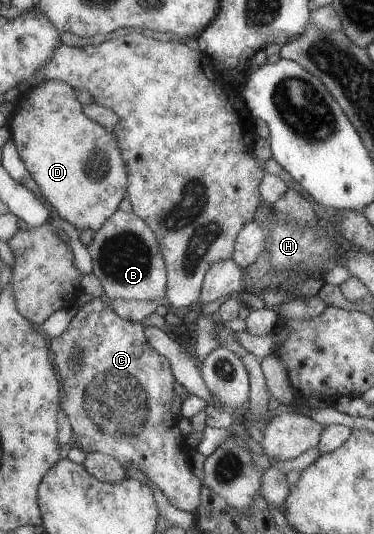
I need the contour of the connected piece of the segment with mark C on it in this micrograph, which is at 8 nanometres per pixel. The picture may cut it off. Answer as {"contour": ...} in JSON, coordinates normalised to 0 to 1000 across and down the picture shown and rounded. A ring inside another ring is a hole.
{"contour":[[[249,558],[217,573],[203,590],[176,610],[176,618],[158,629],[139,631],[131,646],[144,659],[144,685],[155,693],[155,708],[166,708],[166,747],[160,764],[182,785],[198,824],[198,837],[235,850],[267,846],[332,876],[356,875],[382,886],[390,895],[444,929],[465,951],[500,961],[519,961],[529,946],[535,899],[513,891],[508,869],[487,843],[476,843],[481,805],[471,801],[471,787],[455,775],[460,738],[460,700],[455,678],[428,667],[401,648],[390,629],[380,625],[380,610],[348,599],[318,596],[270,558]],[[209,648],[214,678],[209,685],[187,685],[187,652]]]}

